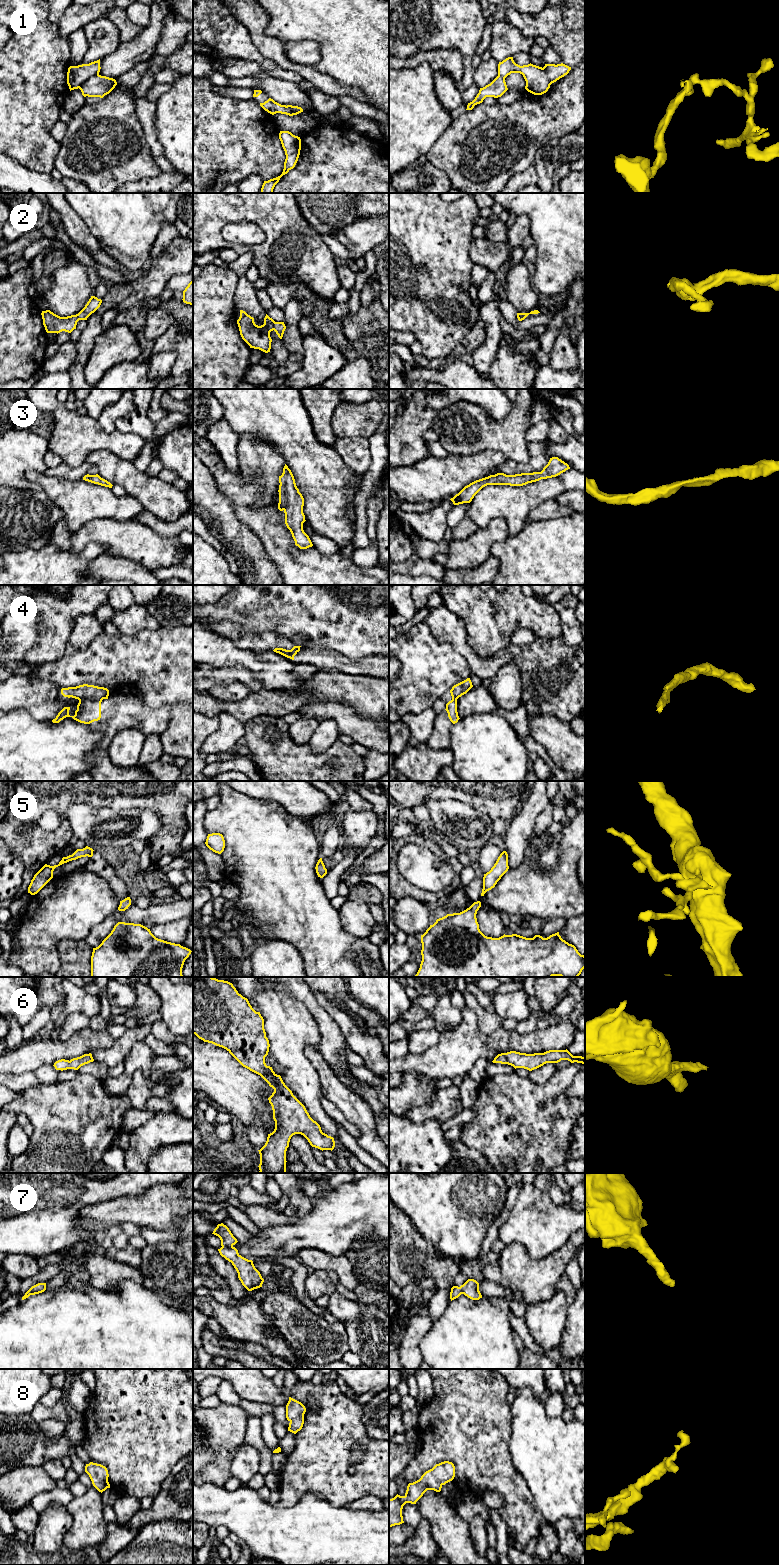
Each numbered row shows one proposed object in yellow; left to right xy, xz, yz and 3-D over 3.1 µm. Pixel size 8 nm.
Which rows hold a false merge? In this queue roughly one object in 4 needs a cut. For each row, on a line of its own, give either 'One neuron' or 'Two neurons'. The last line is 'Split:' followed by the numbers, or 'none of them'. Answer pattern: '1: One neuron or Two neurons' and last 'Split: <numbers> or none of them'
1: Two neurons
2: One neuron
3: One neuron
4: Two neurons
5: One neuron
6: One neuron
7: One neuron
8: One neuron
Split: 1, 4

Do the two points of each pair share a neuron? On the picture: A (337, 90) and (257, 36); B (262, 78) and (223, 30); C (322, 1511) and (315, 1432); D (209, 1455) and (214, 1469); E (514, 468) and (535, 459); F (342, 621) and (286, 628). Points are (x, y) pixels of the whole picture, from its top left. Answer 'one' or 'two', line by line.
A: one
B: two
C: two
D: two
E: one
F: one

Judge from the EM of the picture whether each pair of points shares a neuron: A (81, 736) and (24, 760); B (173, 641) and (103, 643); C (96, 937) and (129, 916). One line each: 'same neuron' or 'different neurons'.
A: same neuron
B: same neuron
C: same neuron

